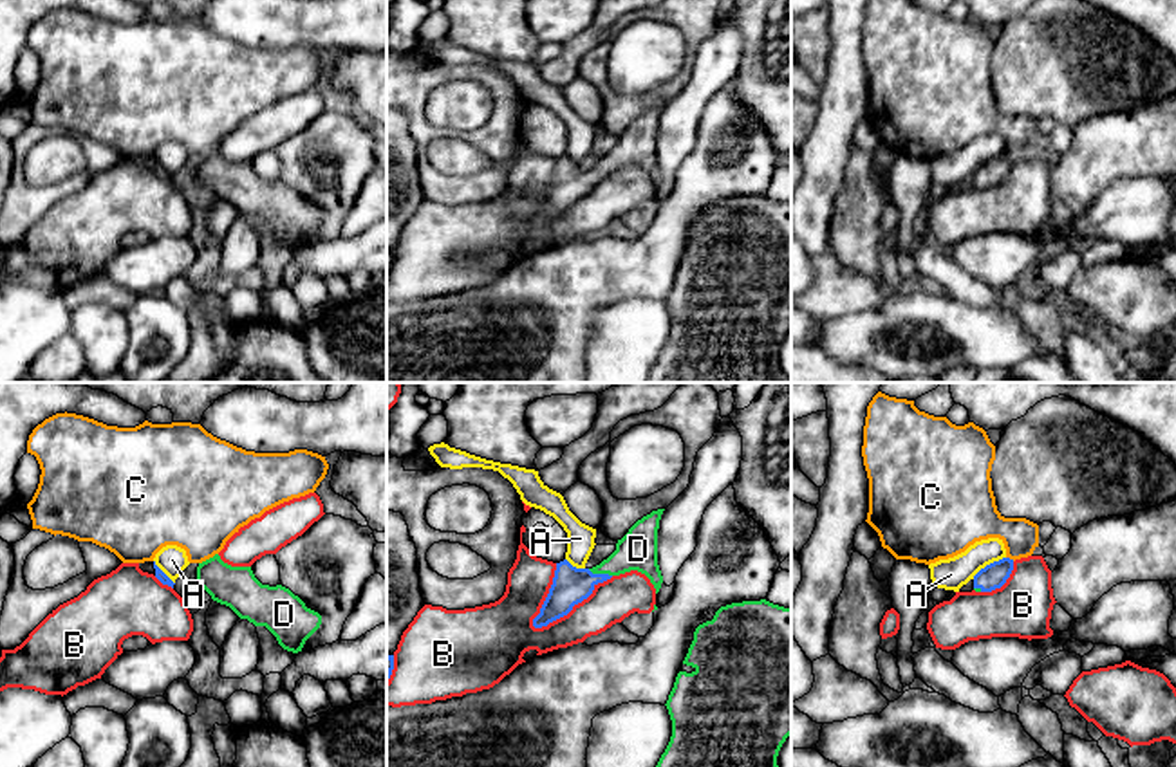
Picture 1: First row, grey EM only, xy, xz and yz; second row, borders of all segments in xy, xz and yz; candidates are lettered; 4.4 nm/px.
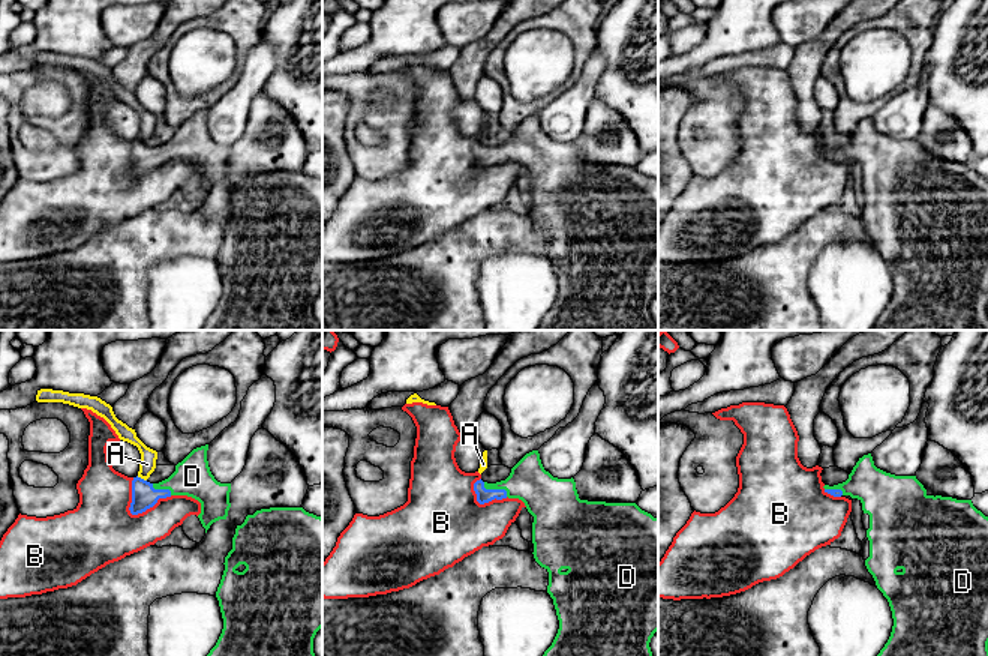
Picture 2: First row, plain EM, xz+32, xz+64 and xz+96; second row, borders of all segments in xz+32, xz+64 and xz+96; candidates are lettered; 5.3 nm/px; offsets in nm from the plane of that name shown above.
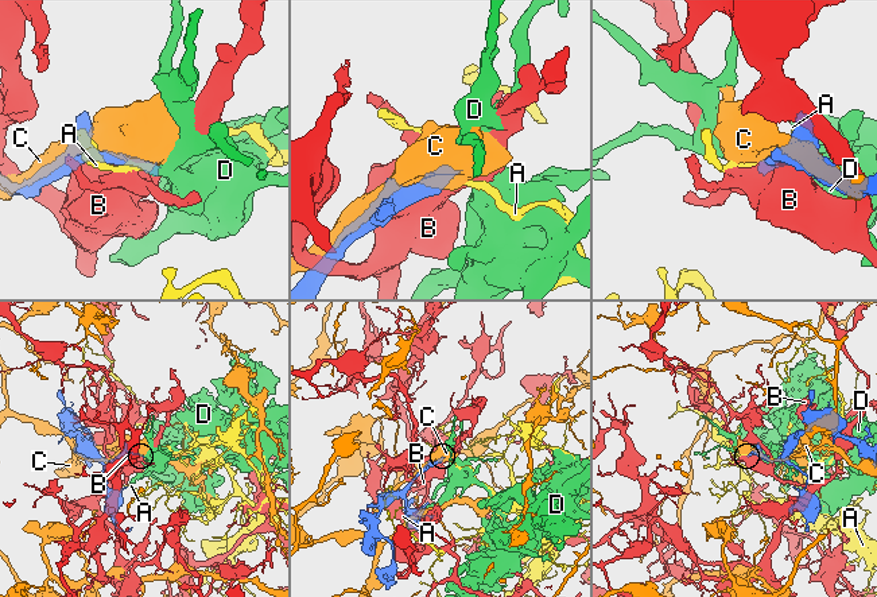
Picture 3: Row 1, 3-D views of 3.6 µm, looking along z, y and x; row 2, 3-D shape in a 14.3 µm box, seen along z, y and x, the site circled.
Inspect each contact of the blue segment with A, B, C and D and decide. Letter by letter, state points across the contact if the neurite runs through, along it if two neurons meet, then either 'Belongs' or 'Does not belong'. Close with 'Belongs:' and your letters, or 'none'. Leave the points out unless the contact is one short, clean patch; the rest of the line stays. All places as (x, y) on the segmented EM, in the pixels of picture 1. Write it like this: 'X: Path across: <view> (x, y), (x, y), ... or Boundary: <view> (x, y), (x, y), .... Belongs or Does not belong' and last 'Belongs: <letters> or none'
A: Boundary: yz (1005, 556), (987, 563), (972, 578). Does not belong
B: Does not belong
C: Does not belong
D: Path across: xz (571, 585), (600, 574), (638, 549). Belongs
Belongs: D

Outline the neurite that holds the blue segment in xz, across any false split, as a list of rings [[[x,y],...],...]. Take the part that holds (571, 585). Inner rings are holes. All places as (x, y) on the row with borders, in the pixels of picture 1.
[[[665,509],[652,511],[638,520],[629,532],[618,540],[616,550],[593,568],[576,568],[567,559],[556,563],[553,585],[533,619],[535,628],[567,615],[574,605],[587,599],[598,583],[630,570],[645,574],[656,588],[661,588],[663,576],[658,565],[658,529]]]

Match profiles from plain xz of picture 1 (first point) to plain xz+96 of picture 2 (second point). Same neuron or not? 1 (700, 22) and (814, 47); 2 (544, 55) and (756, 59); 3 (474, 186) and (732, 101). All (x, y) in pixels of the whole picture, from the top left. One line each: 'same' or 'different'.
1: different
2: same
3: same

